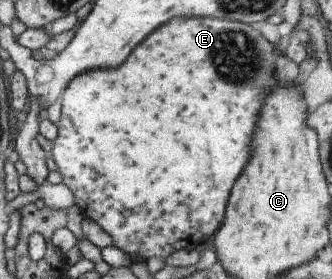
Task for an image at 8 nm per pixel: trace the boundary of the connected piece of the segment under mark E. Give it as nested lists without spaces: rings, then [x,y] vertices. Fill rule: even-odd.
[[[176,19],[176,23],[168,23],[164,31],[156,31],[120,71],[94,70],[88,74],[79,75],[62,93],[61,119],[57,125],[58,137],[50,151],[62,175],[62,182],[73,189],[80,213],[84,218],[94,220],[113,239],[113,243],[125,254],[125,259],[135,258],[145,262],[150,257],[166,259],[173,251],[193,249],[205,242],[219,228],[225,214],[225,207],[229,198],[231,187],[236,178],[243,173],[246,161],[250,157],[250,141],[256,129],[258,111],[262,105],[264,95],[276,85],[274,79],[274,61],[276,61],[274,47],[254,31],[250,25],[234,23],[234,21],[220,21],[220,19]],[[236,35],[246,37],[246,45],[234,45]]]

